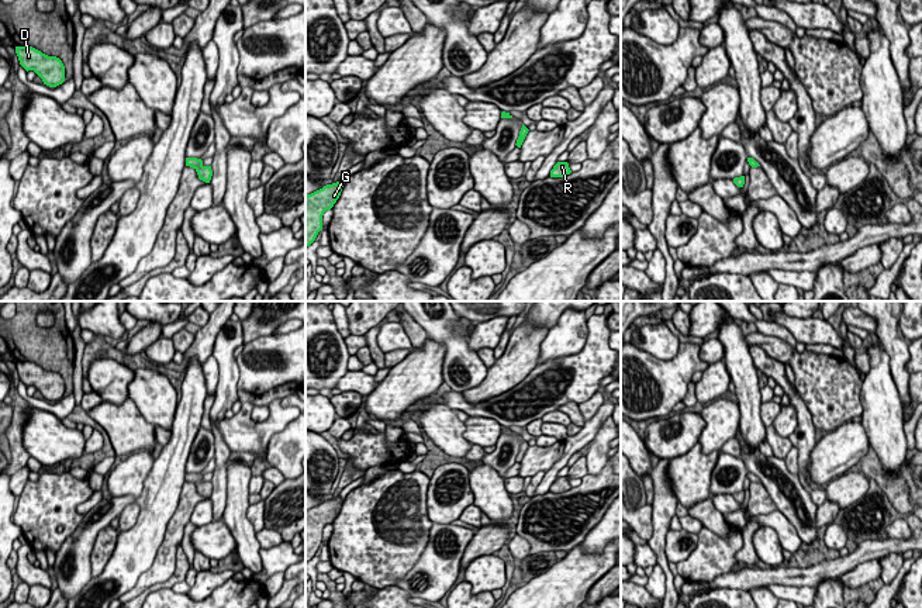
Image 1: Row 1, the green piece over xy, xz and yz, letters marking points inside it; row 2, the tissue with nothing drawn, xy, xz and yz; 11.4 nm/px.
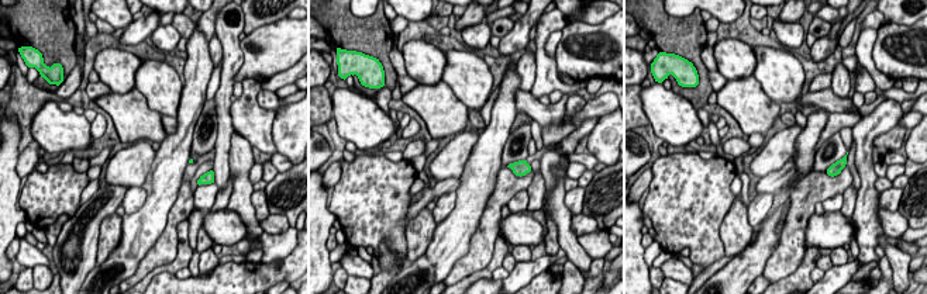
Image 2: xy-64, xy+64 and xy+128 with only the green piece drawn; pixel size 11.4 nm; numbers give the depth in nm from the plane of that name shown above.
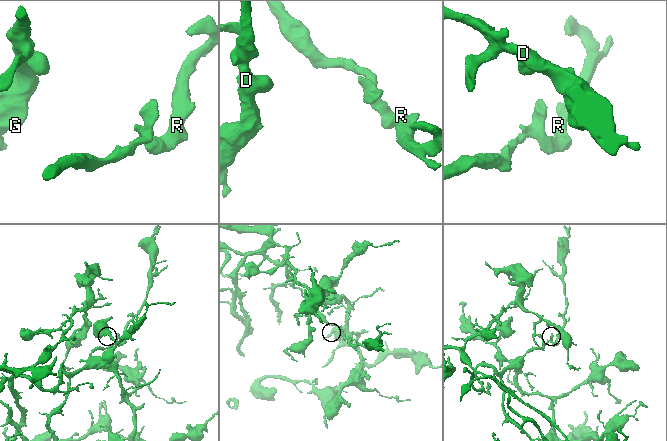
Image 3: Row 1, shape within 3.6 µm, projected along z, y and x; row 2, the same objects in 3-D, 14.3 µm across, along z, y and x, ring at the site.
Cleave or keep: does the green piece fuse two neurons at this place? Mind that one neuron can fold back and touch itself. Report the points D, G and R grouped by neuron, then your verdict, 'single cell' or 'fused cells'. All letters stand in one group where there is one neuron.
D G R; single cell

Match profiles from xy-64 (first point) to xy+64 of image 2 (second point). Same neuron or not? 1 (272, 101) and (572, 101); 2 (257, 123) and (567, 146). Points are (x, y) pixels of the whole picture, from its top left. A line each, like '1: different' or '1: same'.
1: same
2: different

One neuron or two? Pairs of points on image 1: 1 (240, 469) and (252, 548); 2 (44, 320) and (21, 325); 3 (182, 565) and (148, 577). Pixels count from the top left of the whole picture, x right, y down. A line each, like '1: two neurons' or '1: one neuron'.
1: one neuron
2: two neurons
3: two neurons

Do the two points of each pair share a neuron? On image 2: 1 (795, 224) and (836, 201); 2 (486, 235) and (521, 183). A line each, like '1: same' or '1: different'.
1: different
2: same

